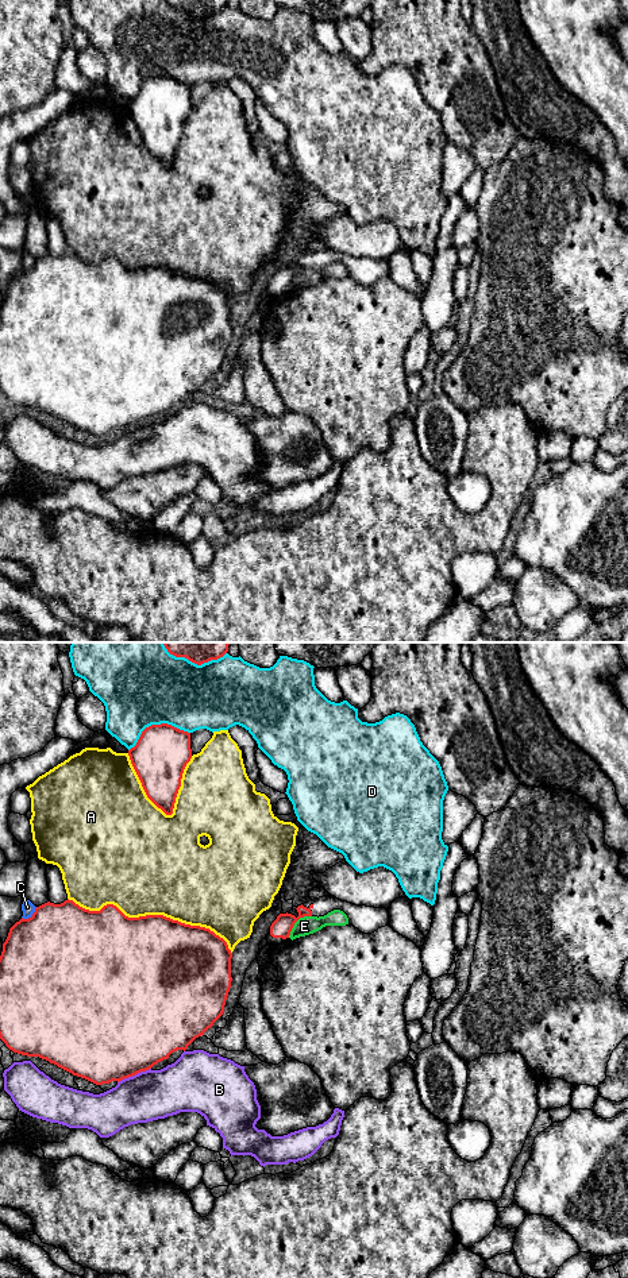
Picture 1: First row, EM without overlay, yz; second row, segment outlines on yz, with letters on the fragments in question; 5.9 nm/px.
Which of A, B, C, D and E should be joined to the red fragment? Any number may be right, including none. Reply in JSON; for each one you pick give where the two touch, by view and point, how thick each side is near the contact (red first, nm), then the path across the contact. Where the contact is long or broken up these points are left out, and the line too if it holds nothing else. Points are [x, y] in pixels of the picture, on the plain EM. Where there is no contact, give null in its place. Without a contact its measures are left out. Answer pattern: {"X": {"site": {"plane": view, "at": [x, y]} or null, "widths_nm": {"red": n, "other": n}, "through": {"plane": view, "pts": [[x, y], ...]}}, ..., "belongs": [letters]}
{"belongs": []}

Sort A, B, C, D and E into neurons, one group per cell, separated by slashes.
A / B / C / D / E

